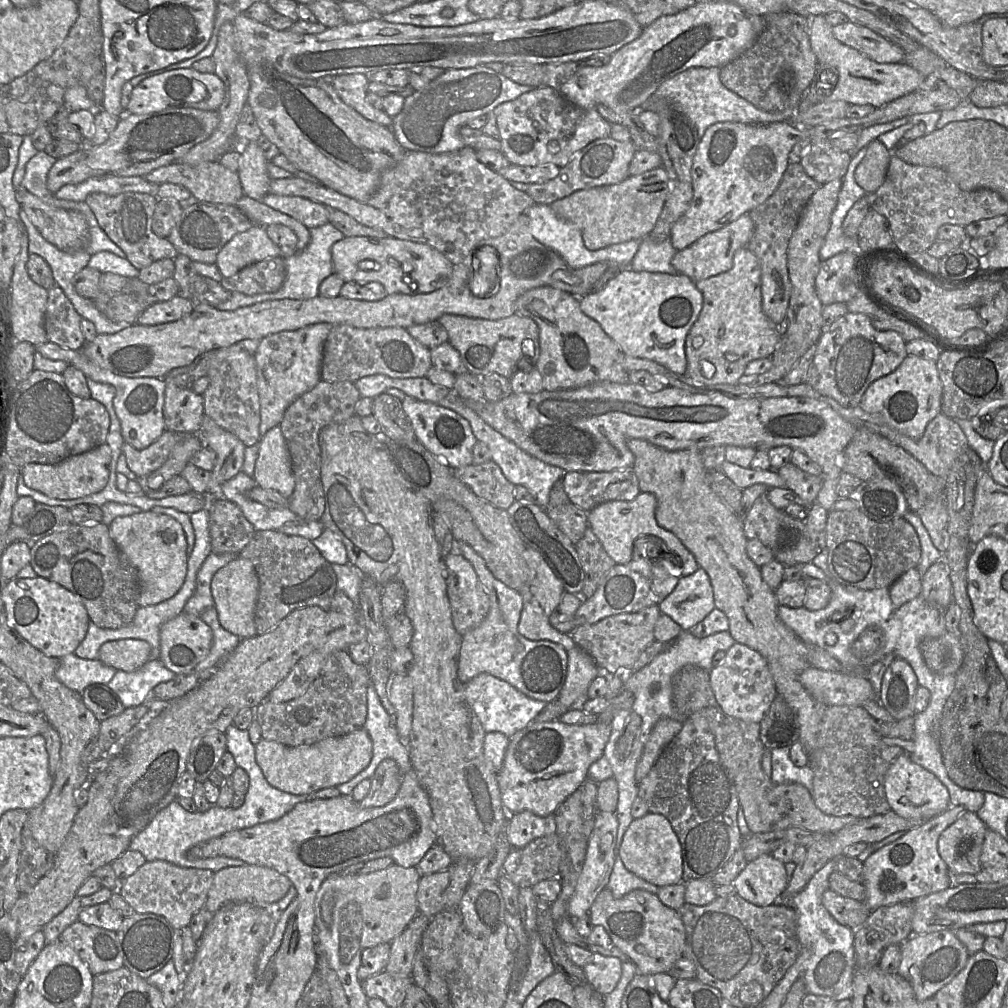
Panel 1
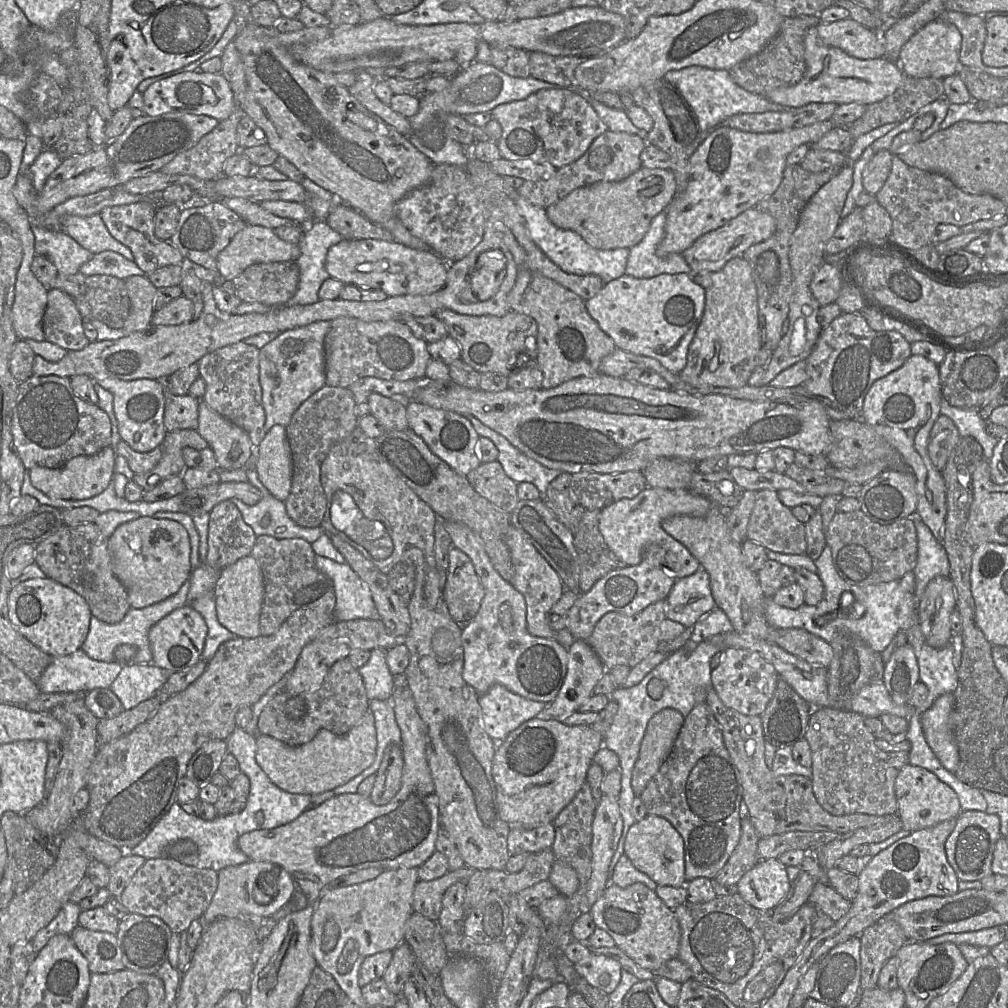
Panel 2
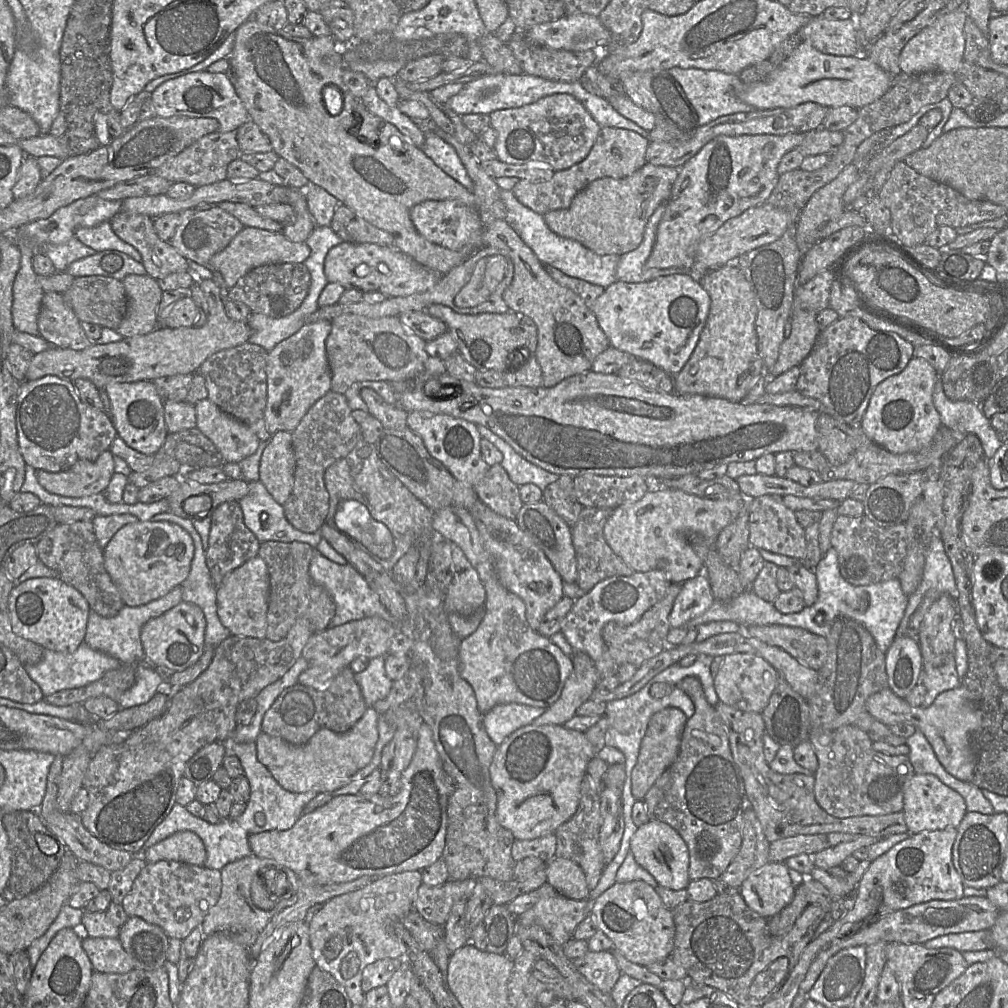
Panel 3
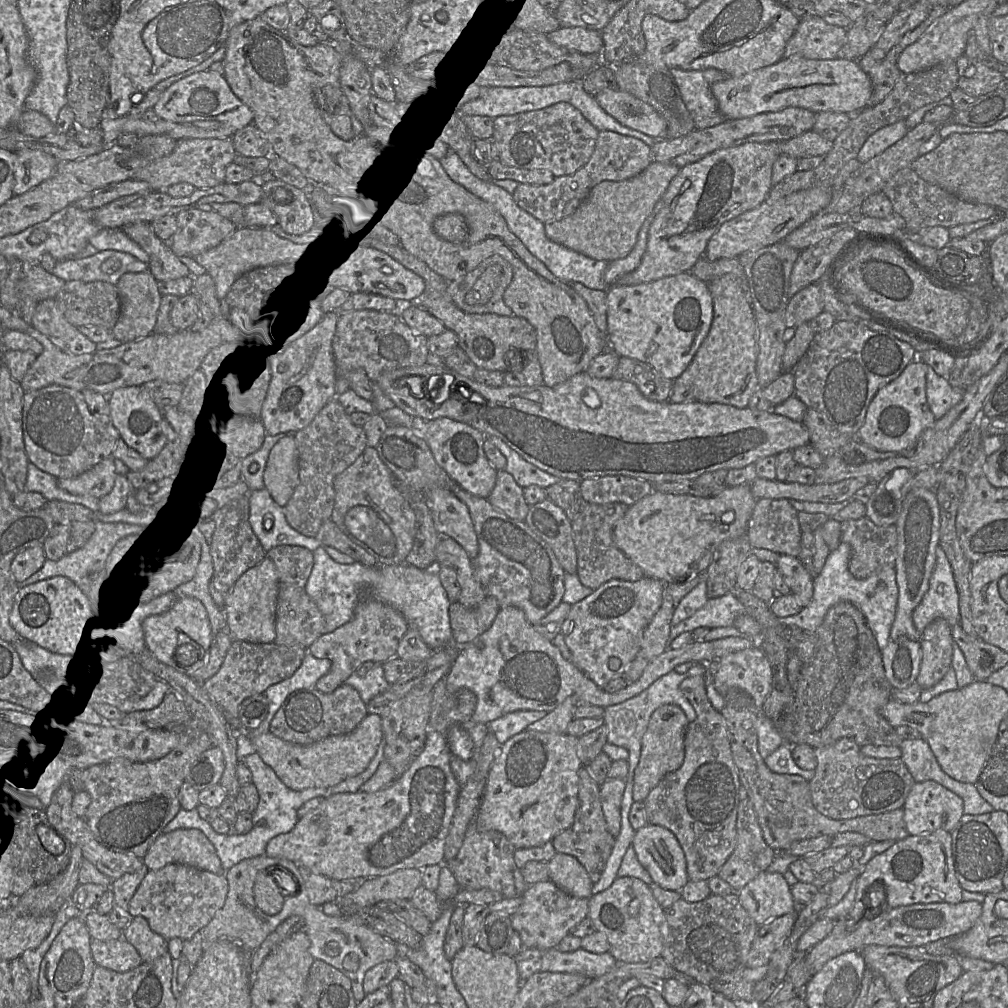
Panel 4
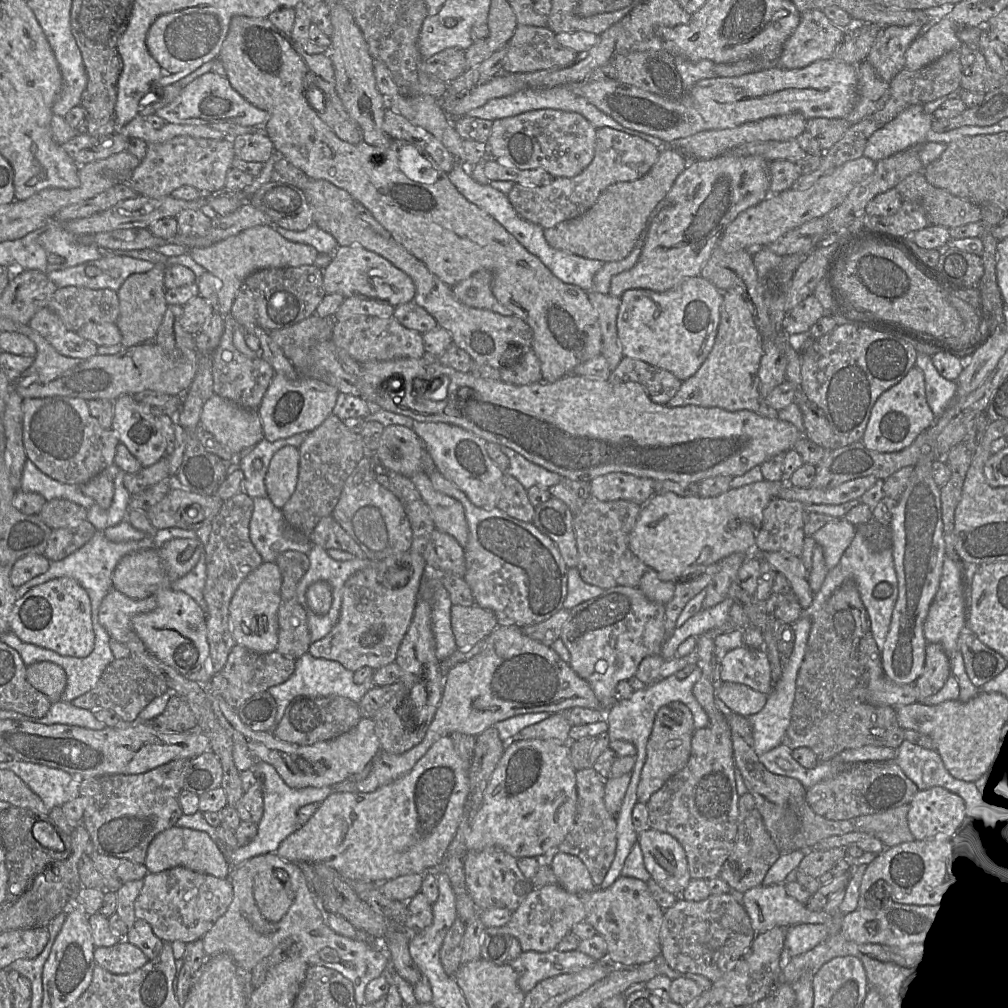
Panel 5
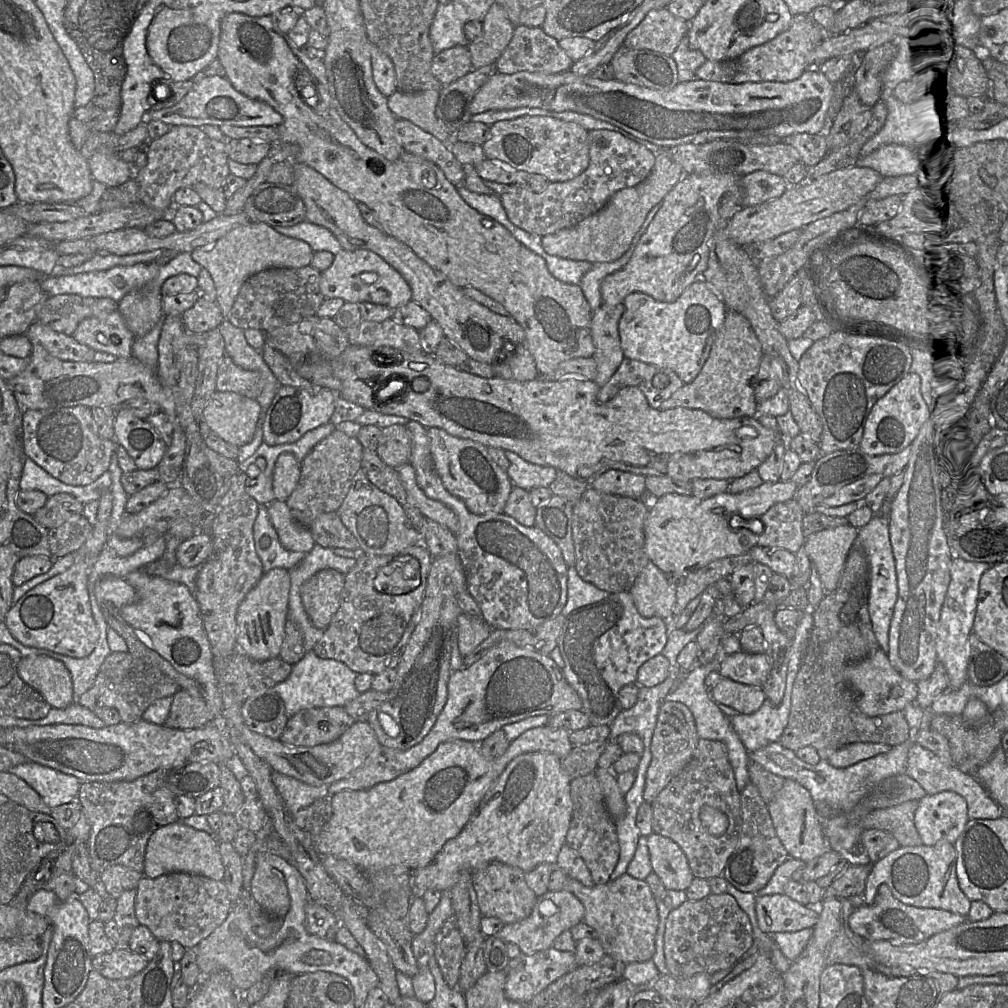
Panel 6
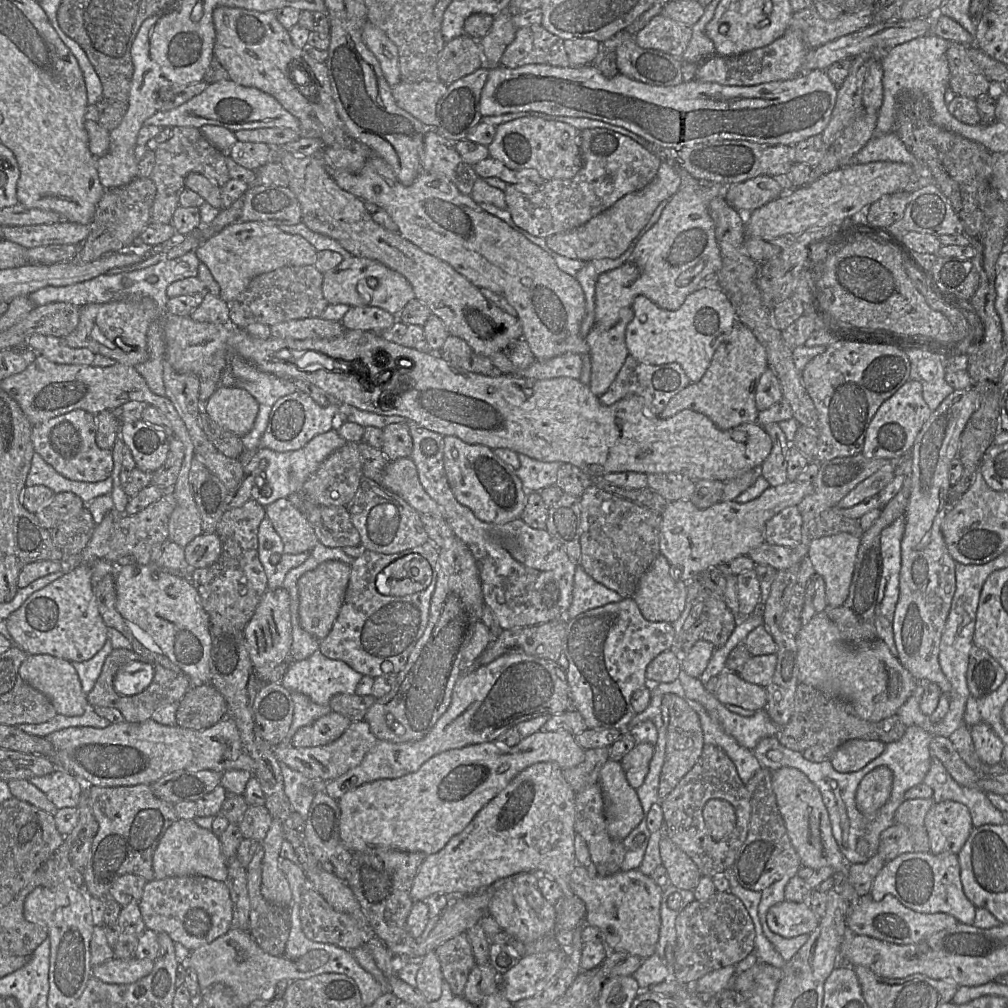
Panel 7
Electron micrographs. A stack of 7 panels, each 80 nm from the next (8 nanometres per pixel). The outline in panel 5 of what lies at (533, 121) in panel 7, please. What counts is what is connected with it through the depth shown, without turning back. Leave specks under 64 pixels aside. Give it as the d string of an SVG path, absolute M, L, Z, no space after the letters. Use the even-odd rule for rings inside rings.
M540 109L494 120L487 141L489 158L520 170L542 168L554 178L571 178L593 160L597 129L582 115L556 109Z

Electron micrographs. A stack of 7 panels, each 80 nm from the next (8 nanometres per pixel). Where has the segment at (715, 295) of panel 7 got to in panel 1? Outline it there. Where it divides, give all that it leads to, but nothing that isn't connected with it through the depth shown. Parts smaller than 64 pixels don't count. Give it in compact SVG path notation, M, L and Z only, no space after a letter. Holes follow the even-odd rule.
M623 268L602 288L579 298L581 311L601 326L623 355L652 360L677 375L685 374L685 340L703 305L702 293L689 277Z

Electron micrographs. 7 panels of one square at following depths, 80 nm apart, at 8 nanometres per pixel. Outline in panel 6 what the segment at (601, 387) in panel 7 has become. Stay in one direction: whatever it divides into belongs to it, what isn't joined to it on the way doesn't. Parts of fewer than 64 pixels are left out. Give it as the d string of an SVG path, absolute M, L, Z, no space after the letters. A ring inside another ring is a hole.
M621 303L615 307L601 305L593 311L591 336L595 352L592 357L597 364L594 381L599 387L603 387L610 380L624 359L618 330L624 309Z

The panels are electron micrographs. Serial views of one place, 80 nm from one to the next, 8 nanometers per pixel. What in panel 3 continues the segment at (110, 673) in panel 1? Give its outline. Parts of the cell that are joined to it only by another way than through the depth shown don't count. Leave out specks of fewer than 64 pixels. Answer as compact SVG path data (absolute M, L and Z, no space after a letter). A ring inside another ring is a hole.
M83 642L73 654L44 649L43 658L38 664L24 665L24 668L46 697L62 690L87 686L99 680L106 672L119 668L122 664L116 658L93 650Z

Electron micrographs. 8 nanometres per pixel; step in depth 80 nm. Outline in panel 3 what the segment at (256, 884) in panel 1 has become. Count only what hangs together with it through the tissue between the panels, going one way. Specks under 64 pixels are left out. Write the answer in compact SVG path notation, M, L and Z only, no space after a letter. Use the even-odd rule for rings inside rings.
M251 855L228 863L220 870L220 873L222 880L221 894L217 903L209 910L202 922L201 929L204 936L216 932L226 932L232 935L235 940L250 948L255 942L256 936L265 928L270 919L297 901L297 875L291 869L279 864L276 860ZM265 867L273 867L283 871L290 884L289 892L280 896L276 906L268 911L258 908L251 899L251 883L253 877L260 869Z

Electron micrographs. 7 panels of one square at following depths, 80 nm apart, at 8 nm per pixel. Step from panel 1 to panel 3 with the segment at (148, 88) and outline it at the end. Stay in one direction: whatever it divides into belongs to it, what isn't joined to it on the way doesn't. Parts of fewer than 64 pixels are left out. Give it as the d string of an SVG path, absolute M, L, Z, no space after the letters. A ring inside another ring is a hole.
M208 71L192 72L160 84L149 97L154 111L159 117L186 116L214 118L219 122L219 132L237 131L237 129L249 120L249 114L241 99L237 95L229 73L210 73Z

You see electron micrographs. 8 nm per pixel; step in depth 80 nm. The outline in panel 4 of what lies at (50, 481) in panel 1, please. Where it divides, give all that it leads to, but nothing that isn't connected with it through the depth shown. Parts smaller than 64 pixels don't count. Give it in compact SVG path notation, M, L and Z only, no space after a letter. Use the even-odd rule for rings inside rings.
M108 457L72 478L58 479L58 486L75 496L102 498L113 488L116 478L114 458Z

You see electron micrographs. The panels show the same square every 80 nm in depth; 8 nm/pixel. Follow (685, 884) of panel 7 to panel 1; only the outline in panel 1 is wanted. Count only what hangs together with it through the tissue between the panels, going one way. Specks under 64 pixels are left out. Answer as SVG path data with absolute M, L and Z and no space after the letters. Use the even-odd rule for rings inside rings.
M648 812L641 818L633 819L623 836L619 858L627 870L657 887L682 882L681 845L670 822L661 814Z

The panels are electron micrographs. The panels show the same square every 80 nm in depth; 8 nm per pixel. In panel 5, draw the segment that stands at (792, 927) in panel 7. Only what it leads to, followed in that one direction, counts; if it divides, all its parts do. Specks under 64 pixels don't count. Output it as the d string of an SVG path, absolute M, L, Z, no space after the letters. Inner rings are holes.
M785 884L759 885L743 893L743 906L754 930L764 932L775 926L831 922L831 914L811 911L788 895Z

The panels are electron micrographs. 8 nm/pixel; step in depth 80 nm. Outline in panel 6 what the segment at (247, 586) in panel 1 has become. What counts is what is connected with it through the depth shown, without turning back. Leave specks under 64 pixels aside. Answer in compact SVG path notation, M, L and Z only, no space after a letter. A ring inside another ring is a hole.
M273 568L263 574L260 581L241 602L237 611L238 651L257 661L279 657L288 619L290 587L289 570Z

